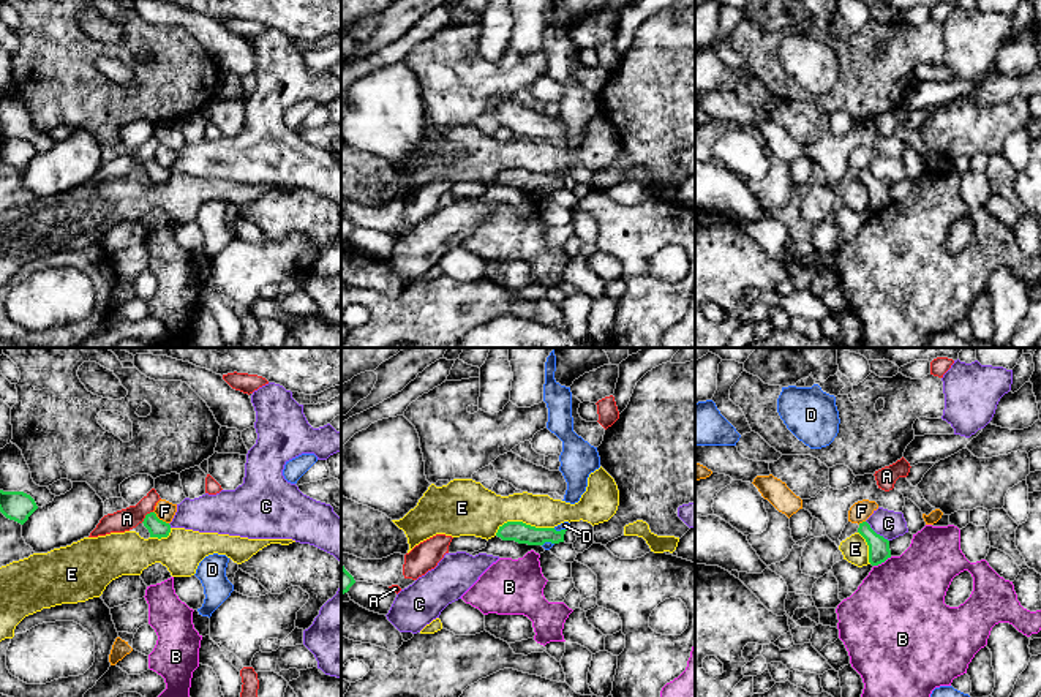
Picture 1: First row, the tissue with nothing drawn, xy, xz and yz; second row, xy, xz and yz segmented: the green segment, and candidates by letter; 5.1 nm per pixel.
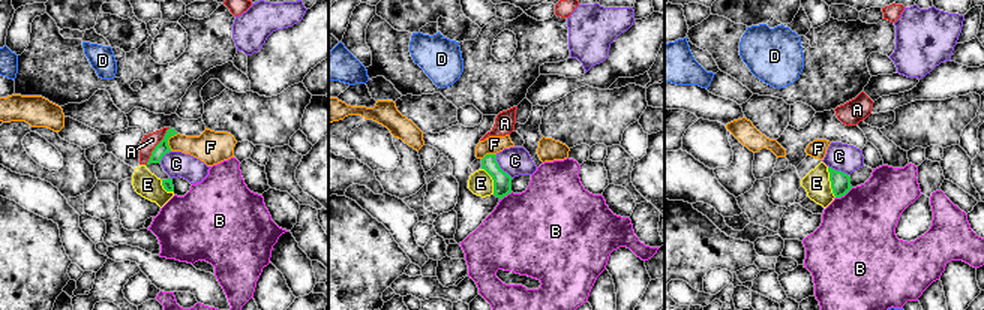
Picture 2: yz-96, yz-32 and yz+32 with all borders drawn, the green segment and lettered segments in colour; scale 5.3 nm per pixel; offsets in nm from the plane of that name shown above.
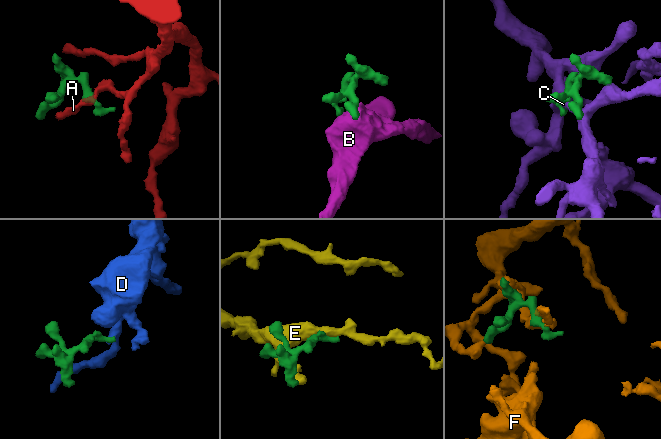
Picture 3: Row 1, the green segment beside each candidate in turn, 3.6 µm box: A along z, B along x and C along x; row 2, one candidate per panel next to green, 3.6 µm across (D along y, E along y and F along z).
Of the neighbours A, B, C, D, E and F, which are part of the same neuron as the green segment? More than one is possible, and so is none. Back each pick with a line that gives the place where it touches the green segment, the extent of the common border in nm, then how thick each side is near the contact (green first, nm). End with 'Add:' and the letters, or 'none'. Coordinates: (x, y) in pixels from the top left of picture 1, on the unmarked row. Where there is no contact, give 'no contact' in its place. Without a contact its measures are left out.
Add: none

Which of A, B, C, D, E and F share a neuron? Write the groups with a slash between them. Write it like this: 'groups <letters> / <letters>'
groups A / B / C / D / E / F

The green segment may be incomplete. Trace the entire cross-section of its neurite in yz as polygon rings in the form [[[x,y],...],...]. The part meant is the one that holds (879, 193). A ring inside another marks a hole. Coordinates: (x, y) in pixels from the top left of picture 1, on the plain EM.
[[[867,168],[859,169],[858,179],[869,191],[869,209],[878,212],[891,204],[889,186],[877,180]]]

